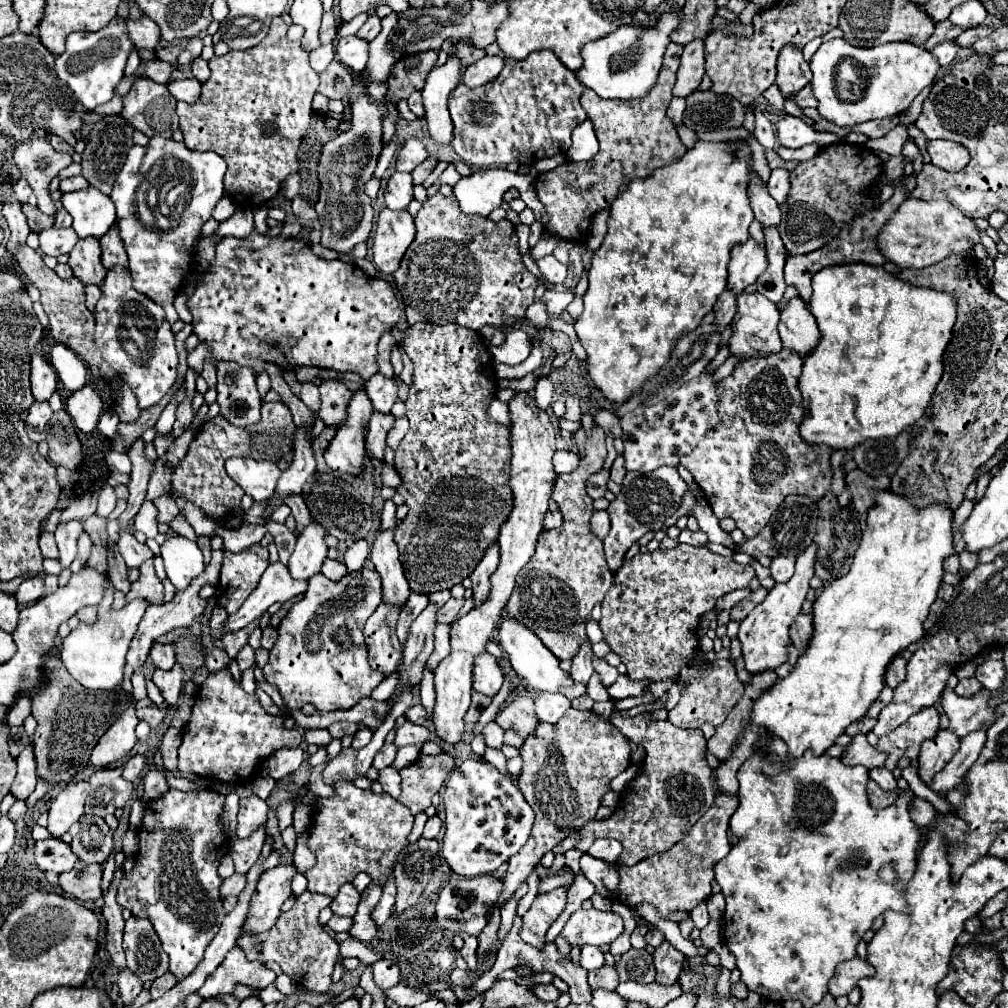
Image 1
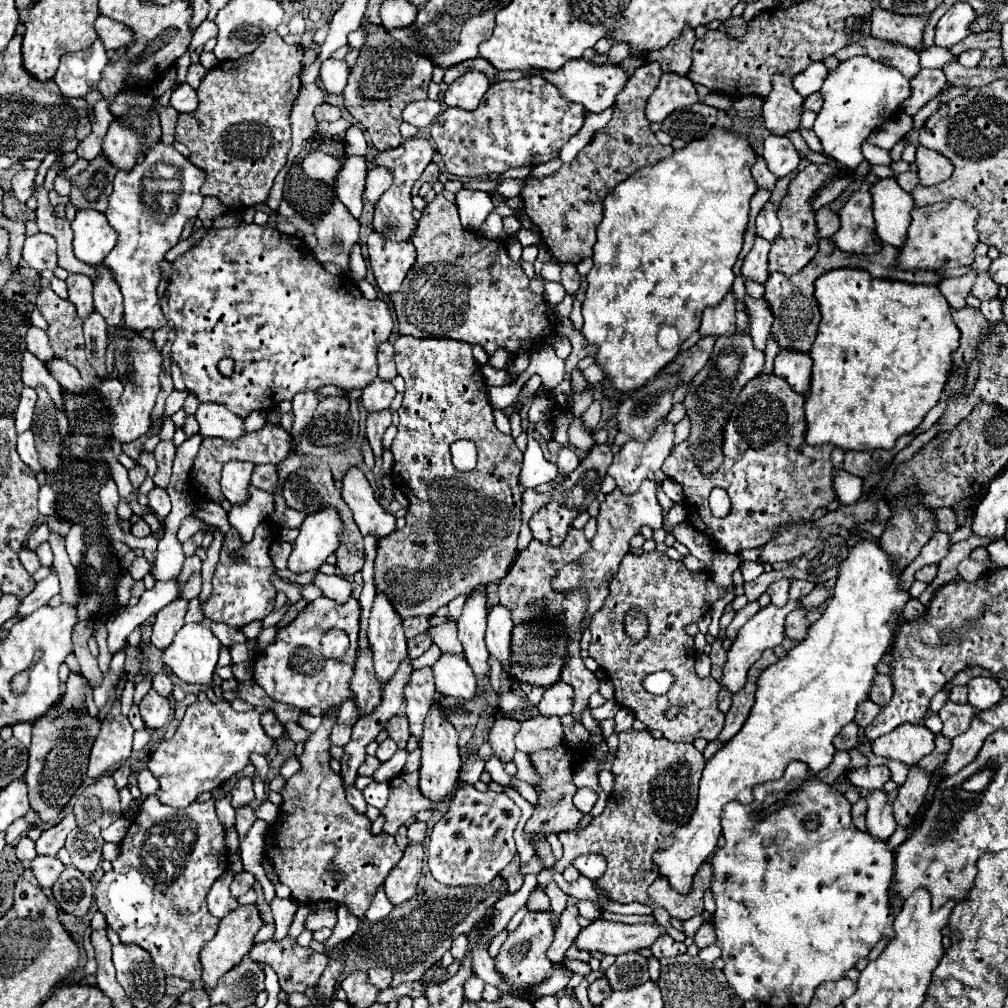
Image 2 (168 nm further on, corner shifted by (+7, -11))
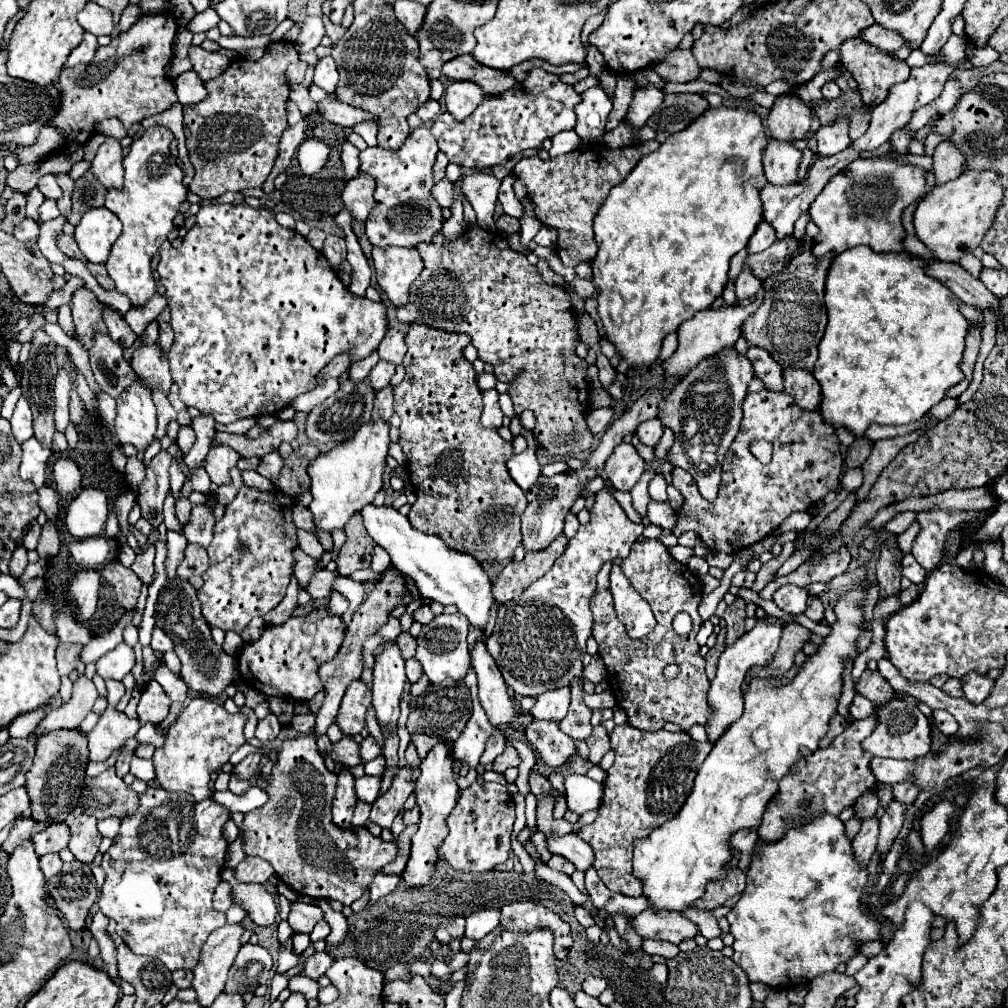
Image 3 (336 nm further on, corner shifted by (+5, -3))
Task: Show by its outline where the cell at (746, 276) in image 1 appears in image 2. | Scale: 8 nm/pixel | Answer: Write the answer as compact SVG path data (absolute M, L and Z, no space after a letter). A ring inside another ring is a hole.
M729 292L717 308L705 308L701 318L701 328L699 328L701 338L705 336L721 338L721 336L733 336L737 332L735 302L737 302L735 294Z

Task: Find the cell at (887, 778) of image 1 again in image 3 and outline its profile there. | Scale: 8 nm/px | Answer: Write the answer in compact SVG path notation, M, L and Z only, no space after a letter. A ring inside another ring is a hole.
M871 816L863 820L859 834L853 838L853 850L861 864L869 864L875 852L875 840L879 840L879 818Z

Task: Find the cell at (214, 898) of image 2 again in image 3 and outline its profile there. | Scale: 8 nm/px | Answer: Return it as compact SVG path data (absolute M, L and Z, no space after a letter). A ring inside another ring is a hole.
M219 882L215 894L213 894L213 908L219 912L227 912L231 908L231 886L227 882Z

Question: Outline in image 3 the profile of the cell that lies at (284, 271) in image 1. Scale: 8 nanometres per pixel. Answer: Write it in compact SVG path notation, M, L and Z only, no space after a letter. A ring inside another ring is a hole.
M209 204L201 206L197 214L197 224L187 232L183 244L179 248L161 250L161 262L157 266L157 272L161 276L163 286L167 288L165 296L171 308L171 326L175 332L175 340L169 352L169 366L171 376L179 384L179 396L187 406L197 408L199 412L213 414L213 418L221 424L235 422L239 418L249 416L263 416L263 414L277 414L281 408L289 406L293 398L297 398L303 392L309 392L315 388L315 376L323 366L327 366L339 352L349 352L351 362L365 360L371 356L379 342L383 340L387 332L387 308L383 302L373 302L365 296L355 296L347 290L347 286L339 280L337 272L329 266L327 258L315 250L307 238L303 238L295 230L287 230L281 224L277 224L275 214L265 208L251 208L247 204Z

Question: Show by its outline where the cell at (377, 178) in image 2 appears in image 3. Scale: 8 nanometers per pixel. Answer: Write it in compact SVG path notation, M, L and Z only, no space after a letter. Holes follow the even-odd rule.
M355 176L347 182L343 190L343 204L351 210L353 218L357 220L367 220L371 208L373 208L373 192L375 190L375 180L371 176Z

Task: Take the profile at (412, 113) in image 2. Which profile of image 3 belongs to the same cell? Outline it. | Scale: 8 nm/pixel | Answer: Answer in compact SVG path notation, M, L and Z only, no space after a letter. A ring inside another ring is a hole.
M429 98L427 102L419 104L419 108L417 108L417 112L415 112L415 114L417 114L423 122L431 122L431 120L435 120L435 118L439 116L439 112L441 112L439 102L437 102L437 100L433 100L433 98Z

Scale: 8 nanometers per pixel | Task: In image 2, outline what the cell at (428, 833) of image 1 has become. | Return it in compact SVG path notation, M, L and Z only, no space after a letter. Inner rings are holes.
M411 822L411 824L407 826L407 838L409 838L411 842L423 842L425 830L427 830L425 822Z

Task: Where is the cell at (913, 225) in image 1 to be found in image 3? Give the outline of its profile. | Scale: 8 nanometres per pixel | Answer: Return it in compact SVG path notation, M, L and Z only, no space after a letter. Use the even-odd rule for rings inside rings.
M963 172L959 178L935 186L917 206L913 226L917 238L943 262L957 262L961 256L971 254L989 230L995 212L1001 204L1003 188L997 184L995 172Z

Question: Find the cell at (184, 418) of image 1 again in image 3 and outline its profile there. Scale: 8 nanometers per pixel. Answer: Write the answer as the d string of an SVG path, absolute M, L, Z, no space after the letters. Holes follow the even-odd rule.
M161 450L147 466L147 478L135 490L135 496L141 506L141 514L153 526L163 522L163 500L169 494L169 466L173 456L167 450Z

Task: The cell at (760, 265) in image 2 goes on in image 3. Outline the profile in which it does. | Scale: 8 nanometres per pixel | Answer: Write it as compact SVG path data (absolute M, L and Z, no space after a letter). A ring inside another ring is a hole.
M743 266L741 274L735 280L735 292L737 292L737 300L741 298L751 298L753 294L757 294L757 290L763 286L761 280L757 280L757 276L751 272L751 268Z

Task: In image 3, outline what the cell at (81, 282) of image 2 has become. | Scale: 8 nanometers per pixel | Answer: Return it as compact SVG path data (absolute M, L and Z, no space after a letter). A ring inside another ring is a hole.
M83 286L73 292L71 310L73 310L73 322L75 322L77 336L81 338L85 348L91 348L93 332L95 330L107 332L105 322L101 318L101 302L95 298L95 294L91 290L87 290Z

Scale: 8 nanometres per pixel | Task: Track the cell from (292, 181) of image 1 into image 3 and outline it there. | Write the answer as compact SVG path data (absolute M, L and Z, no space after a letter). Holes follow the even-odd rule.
M301 118L295 126L289 126L289 128L283 132L283 138L281 138L281 144L279 144L279 156L277 156L277 160L275 160L275 166L273 166L271 174L269 174L269 178L267 178L265 184L263 184L265 194L271 194L271 192L273 192L273 180L275 180L281 172L285 172L285 168L289 166L289 162L291 162L293 154L297 152L299 144L305 140L305 128L307 128L307 120Z

